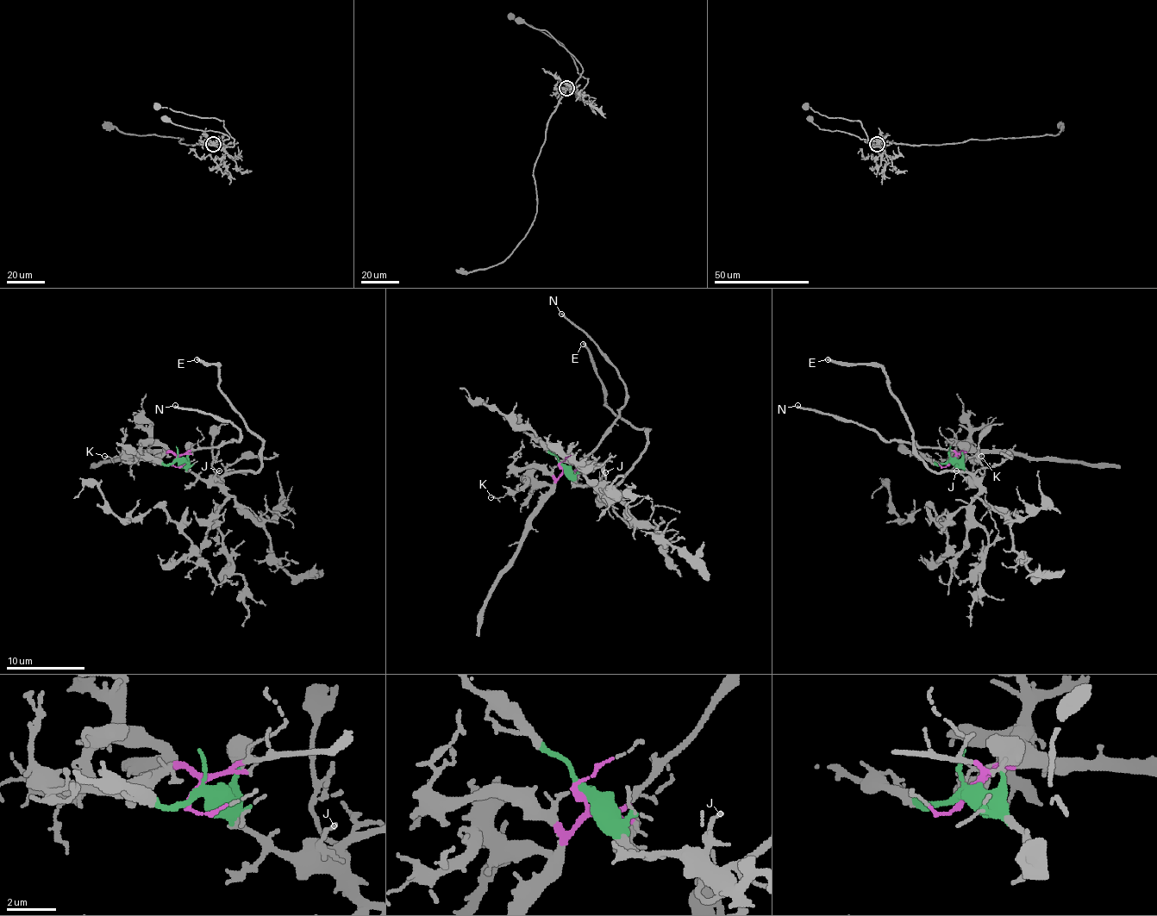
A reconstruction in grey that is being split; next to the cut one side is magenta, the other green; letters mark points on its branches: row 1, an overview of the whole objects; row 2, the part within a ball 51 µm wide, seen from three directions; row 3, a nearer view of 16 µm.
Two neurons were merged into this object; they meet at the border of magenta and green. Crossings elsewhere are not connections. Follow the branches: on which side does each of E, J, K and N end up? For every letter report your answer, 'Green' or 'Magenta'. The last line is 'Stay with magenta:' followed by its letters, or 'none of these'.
E: Green
J: Green
K: Magenta
N: Magenta
Stay with magenta: K, N

